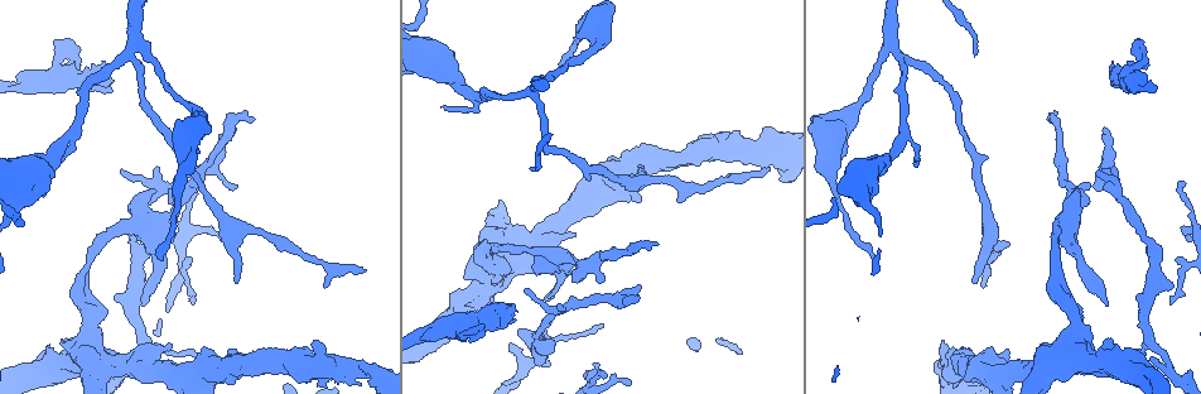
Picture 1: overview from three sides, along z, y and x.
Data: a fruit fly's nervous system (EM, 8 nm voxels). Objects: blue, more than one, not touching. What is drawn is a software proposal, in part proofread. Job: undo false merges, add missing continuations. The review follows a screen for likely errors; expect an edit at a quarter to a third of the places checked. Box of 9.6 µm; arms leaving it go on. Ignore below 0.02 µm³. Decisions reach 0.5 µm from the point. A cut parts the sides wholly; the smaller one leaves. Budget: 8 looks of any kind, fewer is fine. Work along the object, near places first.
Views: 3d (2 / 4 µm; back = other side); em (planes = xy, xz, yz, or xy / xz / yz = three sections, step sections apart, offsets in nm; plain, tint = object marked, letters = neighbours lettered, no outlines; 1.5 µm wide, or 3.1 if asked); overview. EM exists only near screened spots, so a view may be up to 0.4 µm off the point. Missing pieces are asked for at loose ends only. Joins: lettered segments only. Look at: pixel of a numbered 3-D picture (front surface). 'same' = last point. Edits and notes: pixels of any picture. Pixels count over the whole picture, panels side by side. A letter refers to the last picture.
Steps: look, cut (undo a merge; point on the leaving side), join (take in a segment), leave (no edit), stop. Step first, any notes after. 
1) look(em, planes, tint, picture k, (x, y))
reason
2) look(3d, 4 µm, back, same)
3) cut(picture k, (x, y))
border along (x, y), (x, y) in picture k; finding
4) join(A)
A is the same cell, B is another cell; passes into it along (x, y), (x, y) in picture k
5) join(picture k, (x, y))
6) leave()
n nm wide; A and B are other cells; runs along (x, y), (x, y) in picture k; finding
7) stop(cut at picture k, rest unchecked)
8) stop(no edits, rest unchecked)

look(em, planes, letters, picture 1, (767, 169))
free end

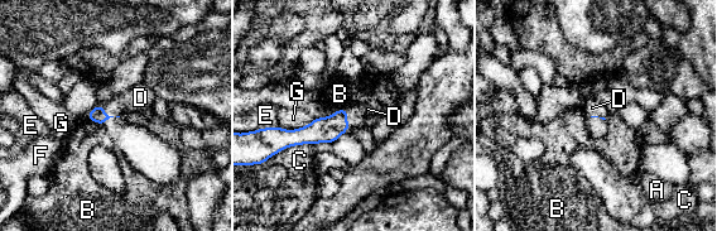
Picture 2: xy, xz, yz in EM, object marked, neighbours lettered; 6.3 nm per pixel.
join(D)
D is the same cell, A, B, C, E, F and G are other cells; passes into it along (328, 129), (346, 119), (357, 114) in picture 2; the neuron continues

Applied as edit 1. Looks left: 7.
look(overview)
redraw

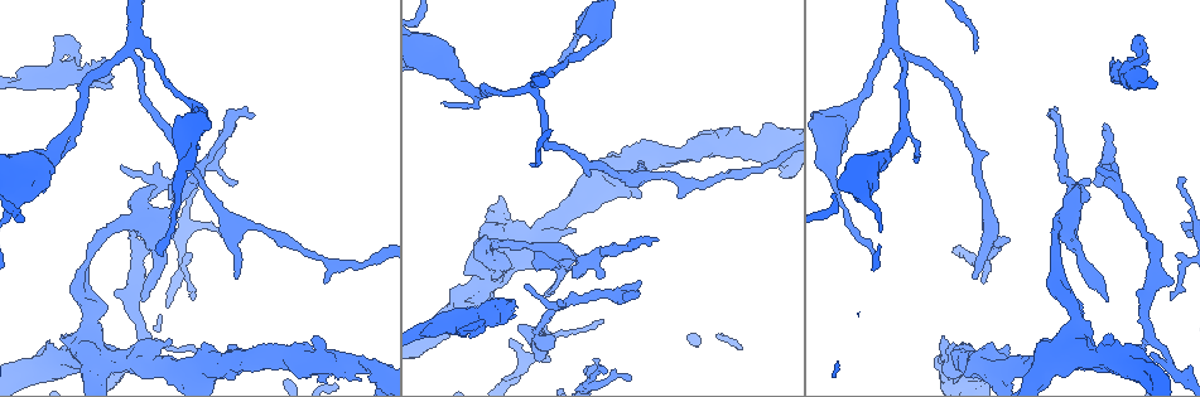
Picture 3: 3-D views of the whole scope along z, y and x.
look(em, xz, step 8, letters, picture 3, (639, 292))
an open end

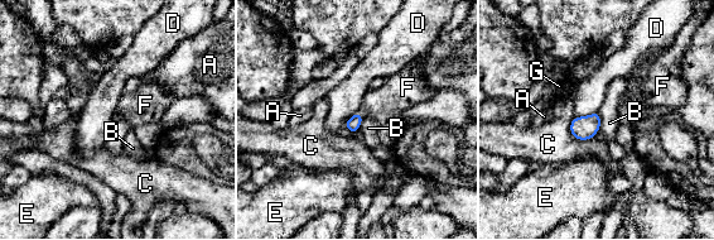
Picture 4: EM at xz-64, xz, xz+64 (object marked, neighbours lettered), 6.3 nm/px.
join(F)
F is the same cell, A, B, C, D, E and G are other cells; it goes on there

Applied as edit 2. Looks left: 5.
look(overview)

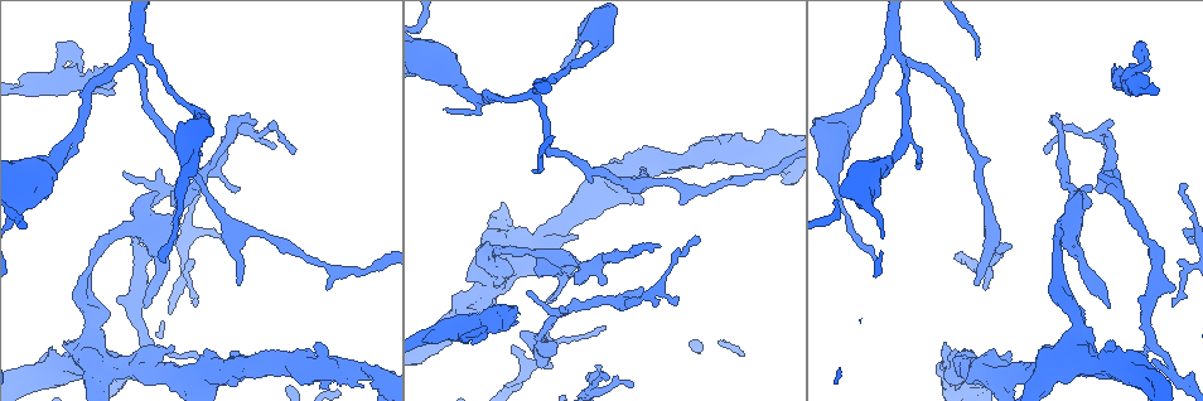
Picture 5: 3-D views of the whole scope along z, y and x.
look(em, xz, step 4, letters, picture 5, (114, 95))
branch stops here

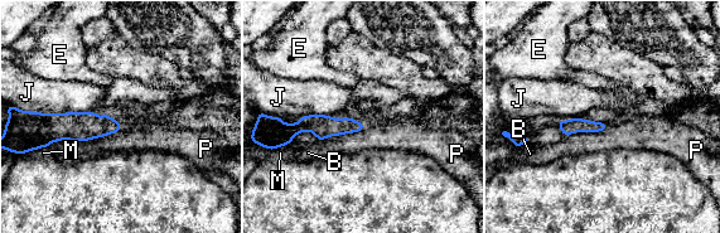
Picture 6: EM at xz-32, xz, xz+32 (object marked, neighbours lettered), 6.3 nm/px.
leave()
P touches over 320 nm; B, E, J, M and P are other cells; runs along (360, 126), (299, 126), (289, 132) in picture 6; none of them fits

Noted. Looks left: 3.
stop(join at picture 2, join at picture 4, rest unchecked)

